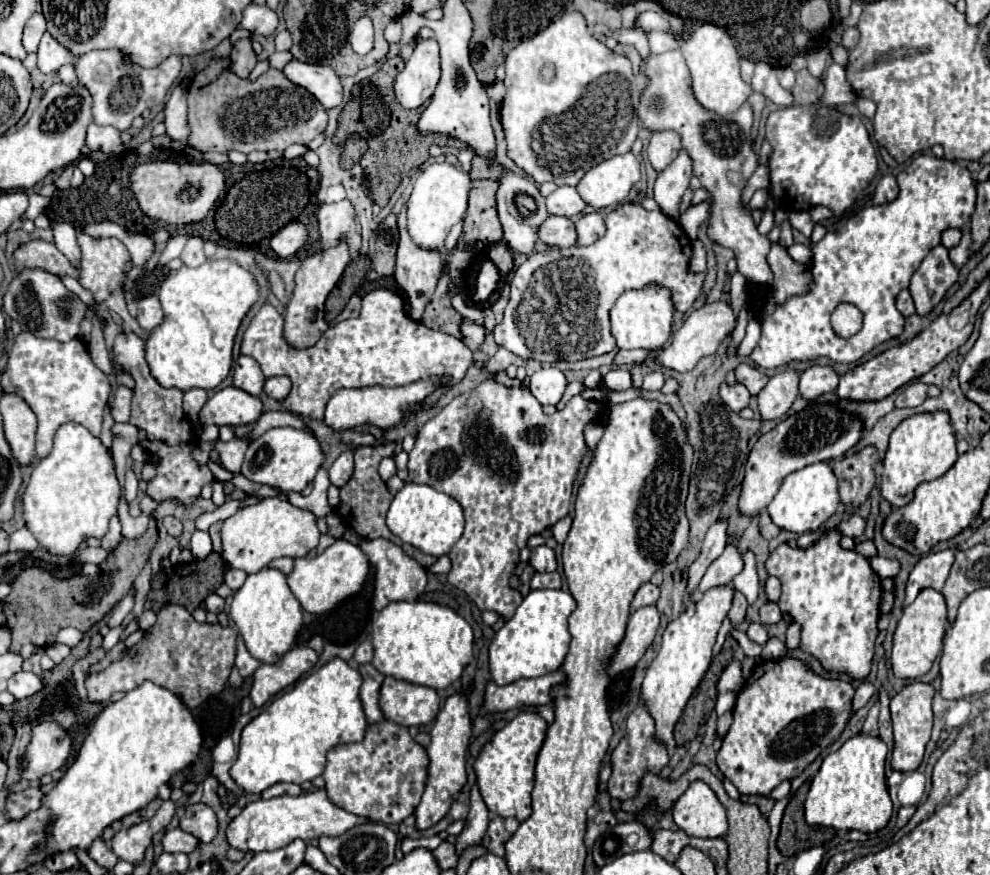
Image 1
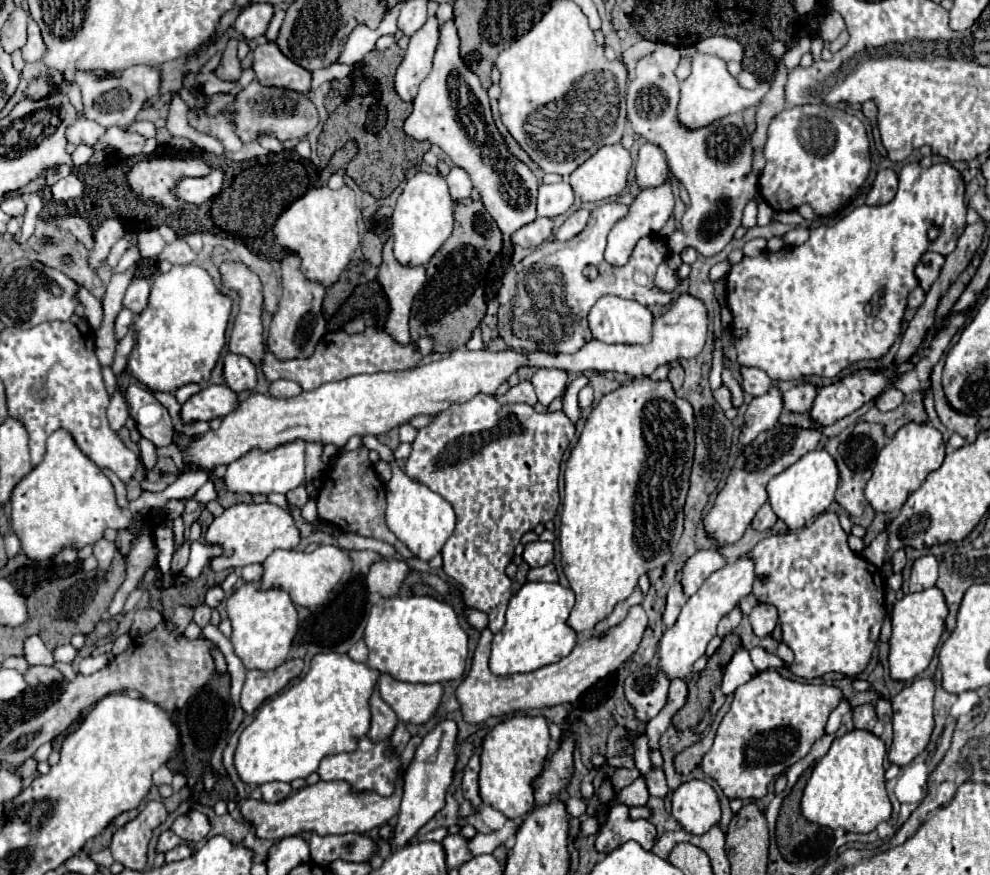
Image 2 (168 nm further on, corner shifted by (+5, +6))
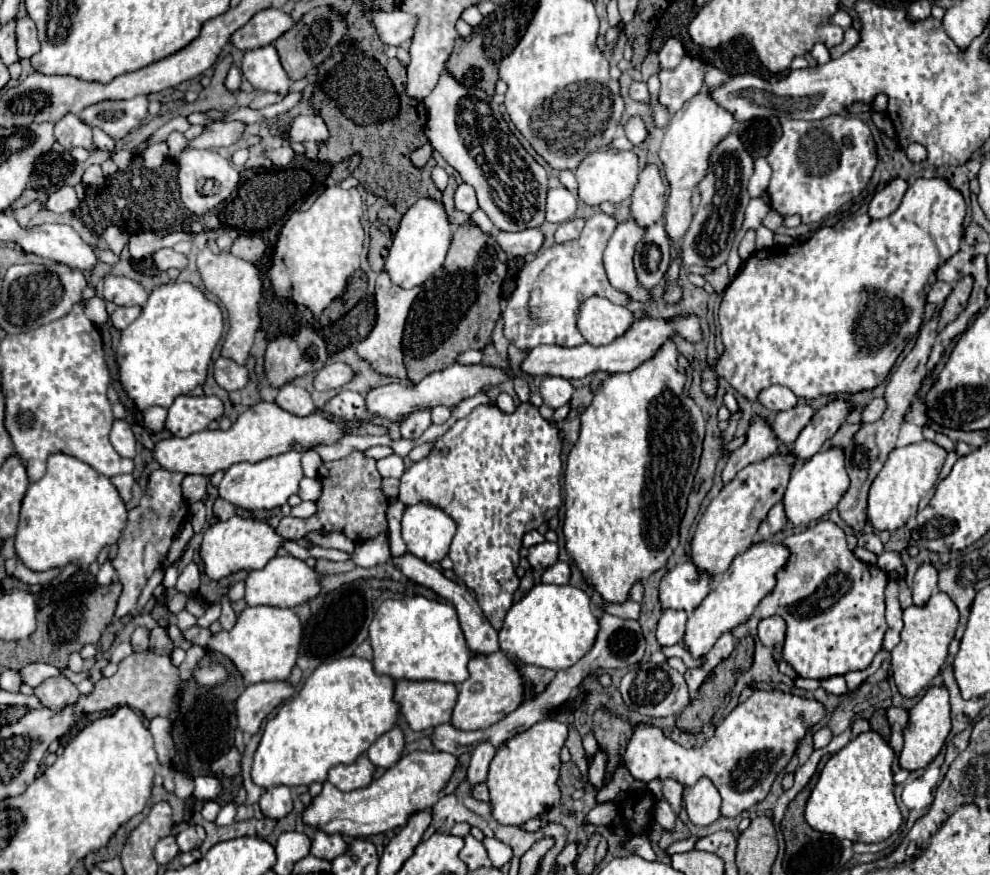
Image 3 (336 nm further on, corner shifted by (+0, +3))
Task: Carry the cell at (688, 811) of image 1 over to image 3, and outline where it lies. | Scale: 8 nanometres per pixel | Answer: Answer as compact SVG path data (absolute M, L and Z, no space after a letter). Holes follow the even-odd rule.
M702 777L688 789L684 807L694 825L710 825L720 817L720 793L710 779Z

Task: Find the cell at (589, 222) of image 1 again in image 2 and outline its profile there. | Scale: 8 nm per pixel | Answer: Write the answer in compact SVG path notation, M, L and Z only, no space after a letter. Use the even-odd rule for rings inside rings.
M577 210L577 212L573 212L573 214L563 222L563 226L557 230L555 238L561 240L561 242L575 238L575 236L585 228L587 220L589 220L589 210Z

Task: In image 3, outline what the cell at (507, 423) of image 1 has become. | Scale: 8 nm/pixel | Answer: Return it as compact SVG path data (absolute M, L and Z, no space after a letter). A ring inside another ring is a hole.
M520 403L512 415L502 413L496 405L478 405L468 417L458 419L436 441L432 453L426 459L414 463L408 471L404 471L400 479L398 499L406 507L416 503L428 503L440 507L456 521L456 535L450 545L454 573L464 581L470 591L474 591L480 609L496 631L502 629L504 617L512 607L514 593L520 585L516 569L524 533L538 529L542 523L550 521L562 505L560 451L562 445L558 429L550 421L542 419L538 409L530 403Z

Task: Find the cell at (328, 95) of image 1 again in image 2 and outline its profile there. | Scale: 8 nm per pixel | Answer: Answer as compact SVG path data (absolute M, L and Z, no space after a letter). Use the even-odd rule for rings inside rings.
M265 42L253 50L253 70L261 84L291 88L303 94L311 92L313 72L289 60L275 42Z

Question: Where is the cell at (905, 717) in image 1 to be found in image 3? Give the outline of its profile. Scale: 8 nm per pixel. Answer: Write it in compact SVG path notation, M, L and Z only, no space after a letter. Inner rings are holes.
M930 687L926 695L916 703L914 709L910 709L910 723L904 731L904 749L900 753L900 767L906 771L924 769L944 747L946 737L952 729L950 719L950 701L948 701L948 689L946 687Z

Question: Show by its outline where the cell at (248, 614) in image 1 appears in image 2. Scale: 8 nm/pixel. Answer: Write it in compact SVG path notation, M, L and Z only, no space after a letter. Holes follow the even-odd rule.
M261 580L243 582L229 598L227 598L227 614L233 624L233 648L235 654L243 660L247 670L273 670L287 660L291 642L297 634L297 610L291 602L289 594L283 588L267 588L261 590Z

